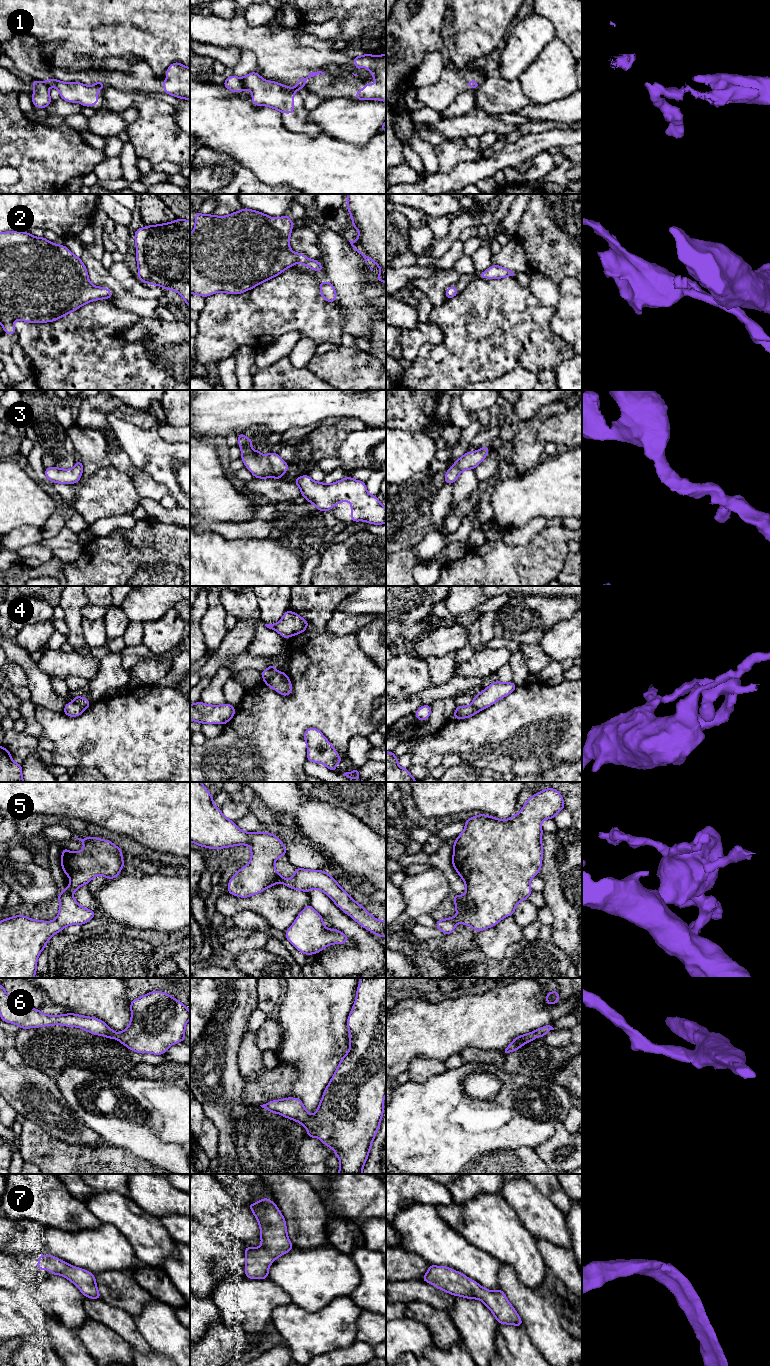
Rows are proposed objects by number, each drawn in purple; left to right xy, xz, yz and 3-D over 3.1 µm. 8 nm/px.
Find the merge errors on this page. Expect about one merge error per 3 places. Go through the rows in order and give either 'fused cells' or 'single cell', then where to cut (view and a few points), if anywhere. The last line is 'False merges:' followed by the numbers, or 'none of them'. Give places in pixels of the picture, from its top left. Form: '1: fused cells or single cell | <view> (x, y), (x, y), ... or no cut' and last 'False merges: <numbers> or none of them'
1: fused cells | xz (297, 86), (300, 89)
2: single cell | no cut
3: single cell | no cut
4: fused cells | xz (277, 671), (264, 681)
5: single cell | no cut
6: single cell | no cut
7: single cell | no cut
False merges: 1, 4

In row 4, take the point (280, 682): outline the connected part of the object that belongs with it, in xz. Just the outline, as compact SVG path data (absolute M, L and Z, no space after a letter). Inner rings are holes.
M277 672L271 678L265 680L264 683L283 696L288 696L292 693L291 681L285 672Z

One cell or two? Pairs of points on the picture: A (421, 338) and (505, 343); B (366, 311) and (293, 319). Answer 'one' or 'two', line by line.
A: two
B: two

